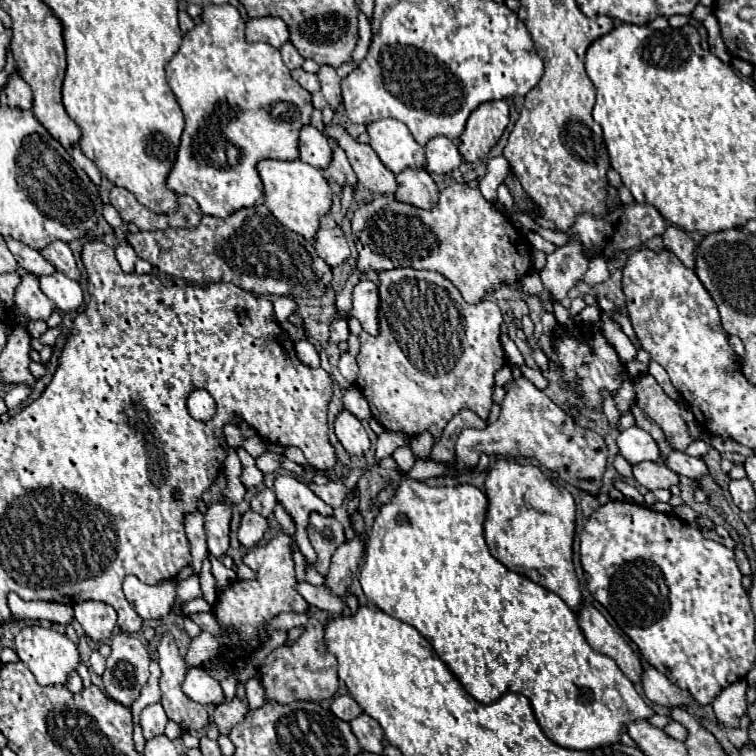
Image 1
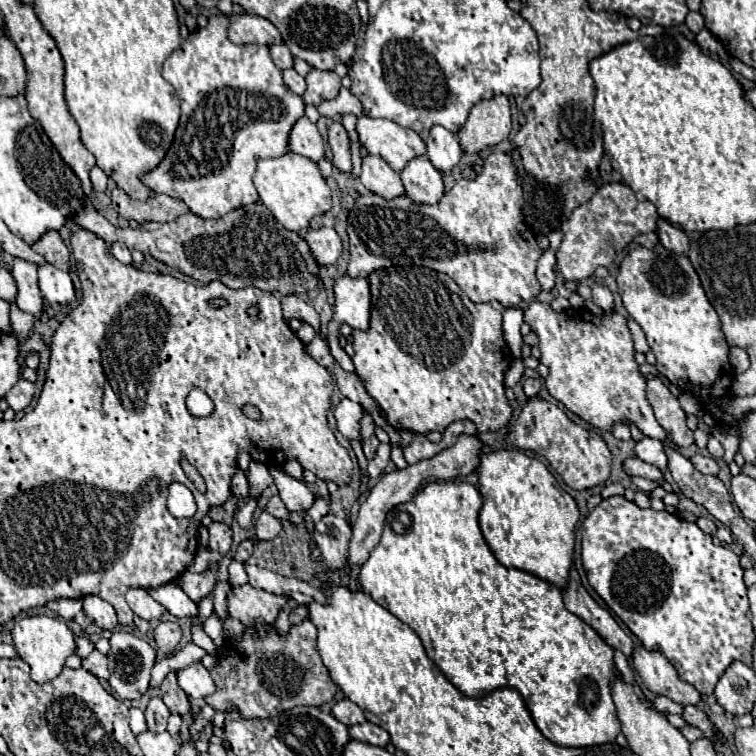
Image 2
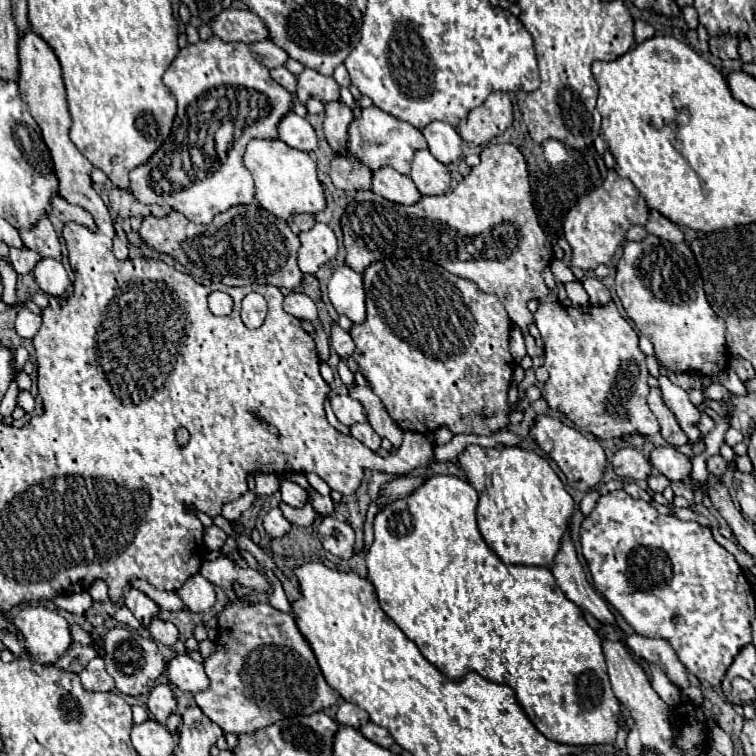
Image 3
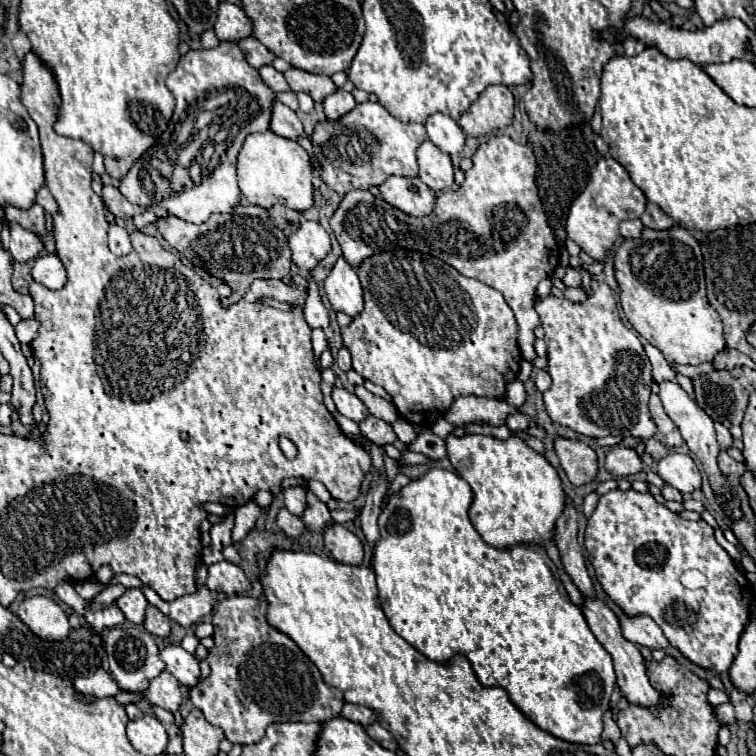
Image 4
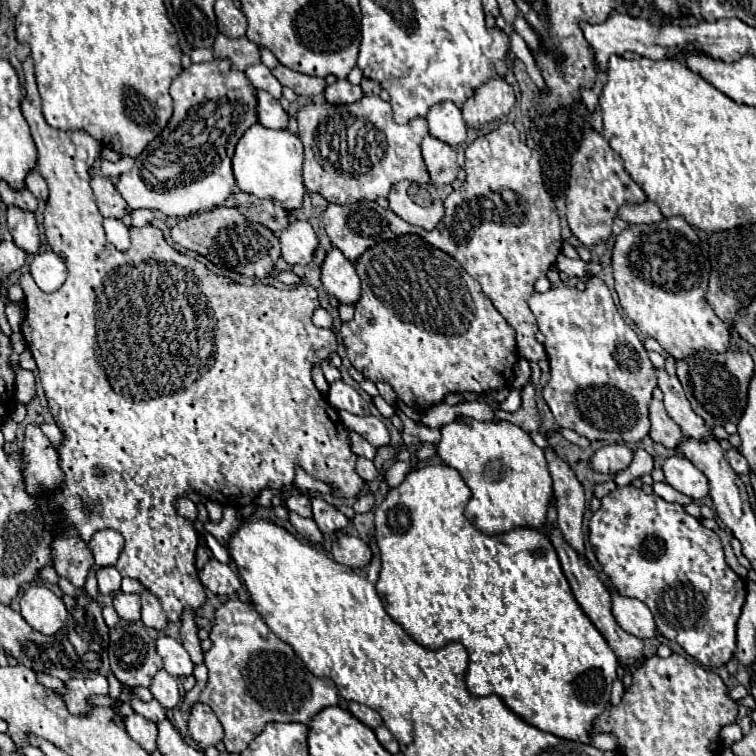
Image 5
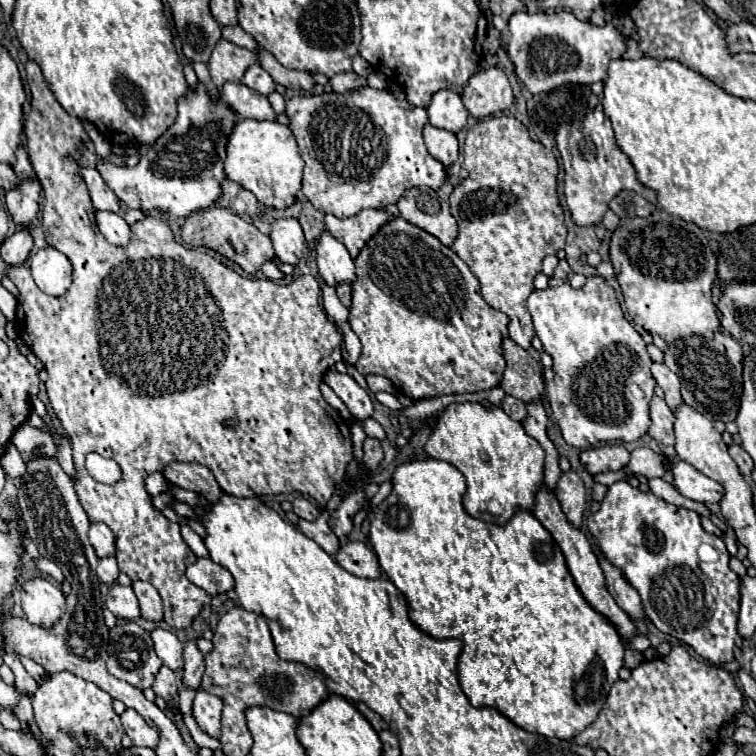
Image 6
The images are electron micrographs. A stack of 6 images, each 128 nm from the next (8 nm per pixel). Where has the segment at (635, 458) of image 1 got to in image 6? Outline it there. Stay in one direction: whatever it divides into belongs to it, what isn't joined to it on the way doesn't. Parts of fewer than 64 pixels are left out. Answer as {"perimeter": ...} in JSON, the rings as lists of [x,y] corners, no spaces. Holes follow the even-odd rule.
{"perimeter":[[[674,460],[670,470],[674,474],[674,486],[686,498],[702,502],[702,504],[712,504],[712,502],[720,502],[722,500],[724,488],[716,480],[712,480],[712,478],[704,476],[702,472],[698,472],[688,462]]]}

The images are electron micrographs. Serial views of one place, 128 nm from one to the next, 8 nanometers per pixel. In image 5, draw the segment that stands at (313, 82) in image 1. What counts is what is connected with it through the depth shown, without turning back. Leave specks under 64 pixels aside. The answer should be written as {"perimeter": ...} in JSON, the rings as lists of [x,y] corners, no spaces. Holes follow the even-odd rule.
{"perimeter":[[[254,64],[250,68],[246,68],[246,78],[250,80],[250,84],[254,88],[260,88],[260,90],[266,90],[270,92],[274,98],[280,98],[282,96],[282,84],[272,76],[272,72],[264,66],[264,64]]]}

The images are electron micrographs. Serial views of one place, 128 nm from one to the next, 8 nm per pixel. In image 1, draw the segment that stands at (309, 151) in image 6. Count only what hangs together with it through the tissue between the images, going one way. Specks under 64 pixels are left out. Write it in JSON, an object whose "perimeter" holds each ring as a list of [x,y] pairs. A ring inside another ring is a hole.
{"perimeter":[[[382,118],[368,124],[368,134],[370,146],[394,174],[402,172],[404,168],[424,166],[424,148],[414,140],[404,122]]]}

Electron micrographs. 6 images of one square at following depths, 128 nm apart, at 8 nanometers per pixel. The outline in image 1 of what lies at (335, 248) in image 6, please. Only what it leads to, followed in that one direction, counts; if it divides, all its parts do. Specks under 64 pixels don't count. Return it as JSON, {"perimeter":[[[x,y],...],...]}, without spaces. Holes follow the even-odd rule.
{"perimeter":[[[360,280],[352,290],[352,308],[350,318],[358,318],[364,331],[372,336],[379,332],[378,324],[378,288],[370,280]],[[342,354],[340,360],[338,360],[338,370],[342,372],[342,376],[346,378],[348,384],[354,384],[354,382],[356,382],[358,364],[356,364],[356,358],[354,358],[354,356],[346,356],[346,354]]]}

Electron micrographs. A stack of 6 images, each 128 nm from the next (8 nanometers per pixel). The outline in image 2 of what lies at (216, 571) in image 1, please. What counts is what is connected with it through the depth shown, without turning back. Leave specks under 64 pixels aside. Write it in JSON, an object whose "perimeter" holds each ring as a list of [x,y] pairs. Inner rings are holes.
{"perimeter":[[[217,581],[212,592],[214,612],[224,621],[228,616],[227,594],[231,590],[228,581]]]}

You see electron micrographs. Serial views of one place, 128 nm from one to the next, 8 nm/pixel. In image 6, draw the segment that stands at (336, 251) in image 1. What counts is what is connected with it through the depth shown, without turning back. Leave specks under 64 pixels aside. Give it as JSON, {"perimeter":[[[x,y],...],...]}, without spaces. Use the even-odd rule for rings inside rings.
{"perimeter":[[[280,218],[272,222],[270,240],[274,244],[276,258],[280,262],[296,264],[304,252],[304,234],[294,218]]]}

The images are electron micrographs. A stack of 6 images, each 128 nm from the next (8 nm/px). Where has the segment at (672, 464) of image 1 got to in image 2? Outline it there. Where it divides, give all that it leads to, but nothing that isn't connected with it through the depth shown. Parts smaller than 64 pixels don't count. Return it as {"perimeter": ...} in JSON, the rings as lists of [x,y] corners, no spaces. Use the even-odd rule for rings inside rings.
{"perimeter":[[[696,454],[696,456],[692,458],[692,464],[694,464],[702,474],[712,474],[712,476],[716,476],[718,470],[720,470],[714,458],[706,458],[706,456],[702,456],[702,454]]]}

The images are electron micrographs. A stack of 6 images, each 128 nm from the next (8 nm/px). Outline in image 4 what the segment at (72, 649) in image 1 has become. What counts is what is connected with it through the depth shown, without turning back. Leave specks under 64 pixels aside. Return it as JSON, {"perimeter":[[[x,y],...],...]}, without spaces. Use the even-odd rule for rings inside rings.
{"perimeter":[[[48,596],[26,598],[16,614],[36,636],[44,640],[64,640],[70,632],[66,612]]]}

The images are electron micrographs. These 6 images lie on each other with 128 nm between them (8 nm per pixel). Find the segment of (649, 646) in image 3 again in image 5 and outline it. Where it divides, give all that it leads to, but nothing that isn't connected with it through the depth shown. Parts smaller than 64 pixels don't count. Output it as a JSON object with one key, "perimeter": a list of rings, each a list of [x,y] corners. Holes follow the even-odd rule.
{"perimeter":[[[612,588],[612,612],[614,612],[616,620],[620,620],[620,626],[626,632],[640,636],[642,640],[654,638],[654,632],[656,632],[654,618],[644,602],[622,596],[618,590]]]}

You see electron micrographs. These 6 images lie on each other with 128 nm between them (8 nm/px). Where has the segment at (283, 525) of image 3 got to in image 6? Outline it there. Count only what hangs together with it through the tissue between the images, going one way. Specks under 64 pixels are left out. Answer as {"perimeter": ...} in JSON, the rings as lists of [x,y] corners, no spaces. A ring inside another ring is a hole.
{"perimeter":[[[338,492],[332,496],[332,500],[330,500],[330,504],[322,510],[322,514],[318,516],[318,520],[314,520],[314,522],[308,522],[308,520],[300,520],[298,524],[300,524],[300,530],[308,536],[308,538],[312,538],[324,552],[328,552],[330,556],[336,556],[336,552],[338,552],[338,548],[340,548],[340,542],[338,542],[338,538],[336,538],[336,534],[332,532],[332,528],[330,528],[330,514],[340,506],[340,502],[344,500],[344,496],[340,496]]]}

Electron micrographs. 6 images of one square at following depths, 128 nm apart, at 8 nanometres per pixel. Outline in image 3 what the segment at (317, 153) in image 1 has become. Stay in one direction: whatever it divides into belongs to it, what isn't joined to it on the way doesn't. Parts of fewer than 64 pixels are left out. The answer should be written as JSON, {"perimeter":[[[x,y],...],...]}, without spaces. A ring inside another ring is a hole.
{"perimeter":[[[288,112],[278,124],[278,138],[292,148],[312,152],[316,150],[316,134],[310,122],[296,112]]]}

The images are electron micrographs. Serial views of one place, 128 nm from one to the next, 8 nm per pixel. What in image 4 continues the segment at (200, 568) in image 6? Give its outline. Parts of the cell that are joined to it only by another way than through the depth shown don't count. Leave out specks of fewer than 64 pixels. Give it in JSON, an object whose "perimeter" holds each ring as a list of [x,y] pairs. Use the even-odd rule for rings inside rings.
{"perimeter":[[[226,560],[208,566],[206,586],[208,586],[210,590],[214,590],[214,592],[222,592],[222,590],[224,590],[228,596],[250,590],[250,582],[248,582],[248,578],[244,576],[244,572],[242,572],[236,564],[230,564],[230,562],[226,562]]]}

